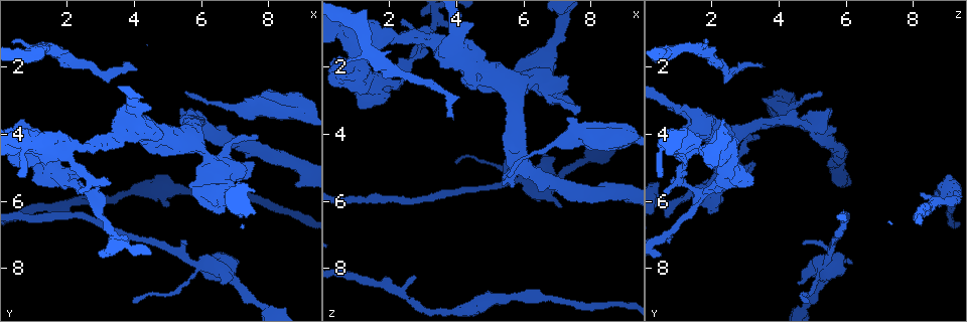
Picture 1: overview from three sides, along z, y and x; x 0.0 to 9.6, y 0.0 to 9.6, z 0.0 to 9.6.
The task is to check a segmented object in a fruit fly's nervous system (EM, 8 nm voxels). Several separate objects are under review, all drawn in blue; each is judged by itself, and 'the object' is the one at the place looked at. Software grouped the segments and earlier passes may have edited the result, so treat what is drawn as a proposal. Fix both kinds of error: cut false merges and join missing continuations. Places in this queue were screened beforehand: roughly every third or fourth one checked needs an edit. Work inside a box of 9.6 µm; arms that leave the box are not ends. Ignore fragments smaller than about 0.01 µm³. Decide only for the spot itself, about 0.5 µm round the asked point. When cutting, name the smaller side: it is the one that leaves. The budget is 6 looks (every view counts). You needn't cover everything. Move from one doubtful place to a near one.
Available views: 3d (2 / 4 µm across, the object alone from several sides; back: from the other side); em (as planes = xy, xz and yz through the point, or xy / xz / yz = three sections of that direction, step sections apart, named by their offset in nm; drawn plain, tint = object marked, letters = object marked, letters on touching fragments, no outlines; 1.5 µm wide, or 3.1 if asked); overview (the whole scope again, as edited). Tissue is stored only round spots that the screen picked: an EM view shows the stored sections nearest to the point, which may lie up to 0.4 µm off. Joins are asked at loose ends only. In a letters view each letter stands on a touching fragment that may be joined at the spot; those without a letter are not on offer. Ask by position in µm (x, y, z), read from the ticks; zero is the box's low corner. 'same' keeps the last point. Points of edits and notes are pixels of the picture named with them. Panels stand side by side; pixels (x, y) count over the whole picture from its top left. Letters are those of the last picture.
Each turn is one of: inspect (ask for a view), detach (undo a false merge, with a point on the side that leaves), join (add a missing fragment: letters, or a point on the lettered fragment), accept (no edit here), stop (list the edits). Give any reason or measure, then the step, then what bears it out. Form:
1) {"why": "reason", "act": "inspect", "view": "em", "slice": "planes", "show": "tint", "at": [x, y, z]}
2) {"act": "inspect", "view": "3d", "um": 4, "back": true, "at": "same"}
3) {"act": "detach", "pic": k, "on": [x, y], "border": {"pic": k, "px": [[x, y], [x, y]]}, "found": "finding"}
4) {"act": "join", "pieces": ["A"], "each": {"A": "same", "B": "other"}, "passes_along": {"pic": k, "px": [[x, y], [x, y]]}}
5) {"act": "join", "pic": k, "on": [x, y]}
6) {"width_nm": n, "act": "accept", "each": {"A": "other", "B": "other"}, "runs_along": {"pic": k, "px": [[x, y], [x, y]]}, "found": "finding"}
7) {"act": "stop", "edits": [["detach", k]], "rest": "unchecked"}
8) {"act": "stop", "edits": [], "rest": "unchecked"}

{"why": "closes a loop", "act": "inspect", "view": "em", "slice": "xy", "step": 4, "show": "tint", "at": [2.75, 5.40, 1.00]}

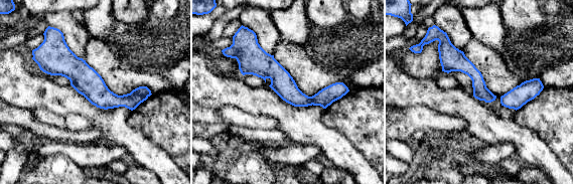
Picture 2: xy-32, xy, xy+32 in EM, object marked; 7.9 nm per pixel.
{"act": "inspect", "view": "em", "slice": "planes", "show": "letters", "at": "same"}

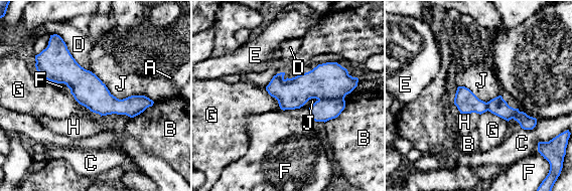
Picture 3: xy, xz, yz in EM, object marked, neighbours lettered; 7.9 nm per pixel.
{"act": "detach", "pic": 3, "on": [322, 110], "each": {"A": "other", "B": "other", "C": "other", "D": "other", "E": "other", "F": "other", "G": "other", "H": "other", "J": "other"}, "border": {"pic": 3, "px": [[343, 98], [318, 100]]}, "found": "two neurons meet here"}

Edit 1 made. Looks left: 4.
{"why": "see it whole again", "act": "inspect", "view": "overview"}

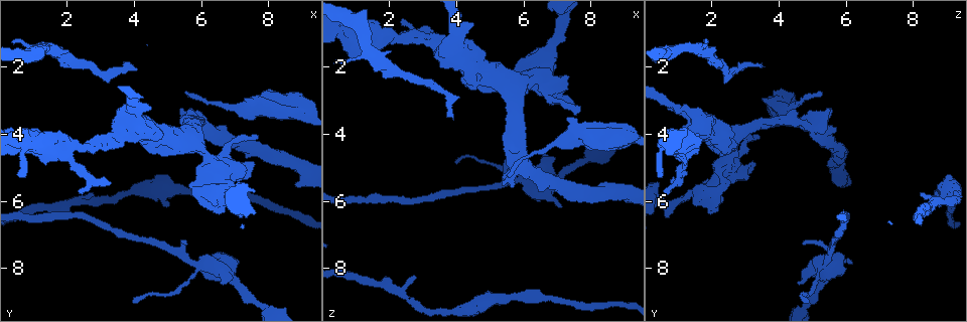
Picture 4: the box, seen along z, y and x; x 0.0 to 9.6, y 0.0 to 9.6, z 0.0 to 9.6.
{"why": "branch stops here", "act": "inspect", "view": "em", "slice": "xz", "step": 8, "show": "letters", "at": [3.95, 1.95, 3.50]}

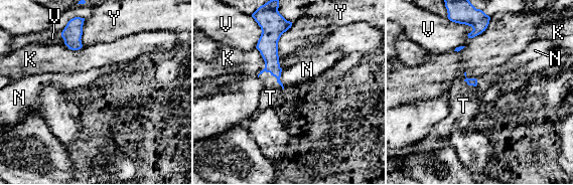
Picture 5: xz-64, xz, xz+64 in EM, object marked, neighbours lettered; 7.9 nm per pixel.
{"longest_contact_nm": ["T", 240], "act": "join", "pieces": ["T"], "each": {"K": "other", "N": "other", "T": "same", "V": "other", "Y": "other"}, "passes_along": {"pic": 5, "px": [[267, 44], [272, 74], [270, 98]]}, "found": "it goes on there"}

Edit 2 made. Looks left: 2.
{"act": "stop", "edits": [["detach", 3], ["join", 5]], "rest": "unchecked"}

